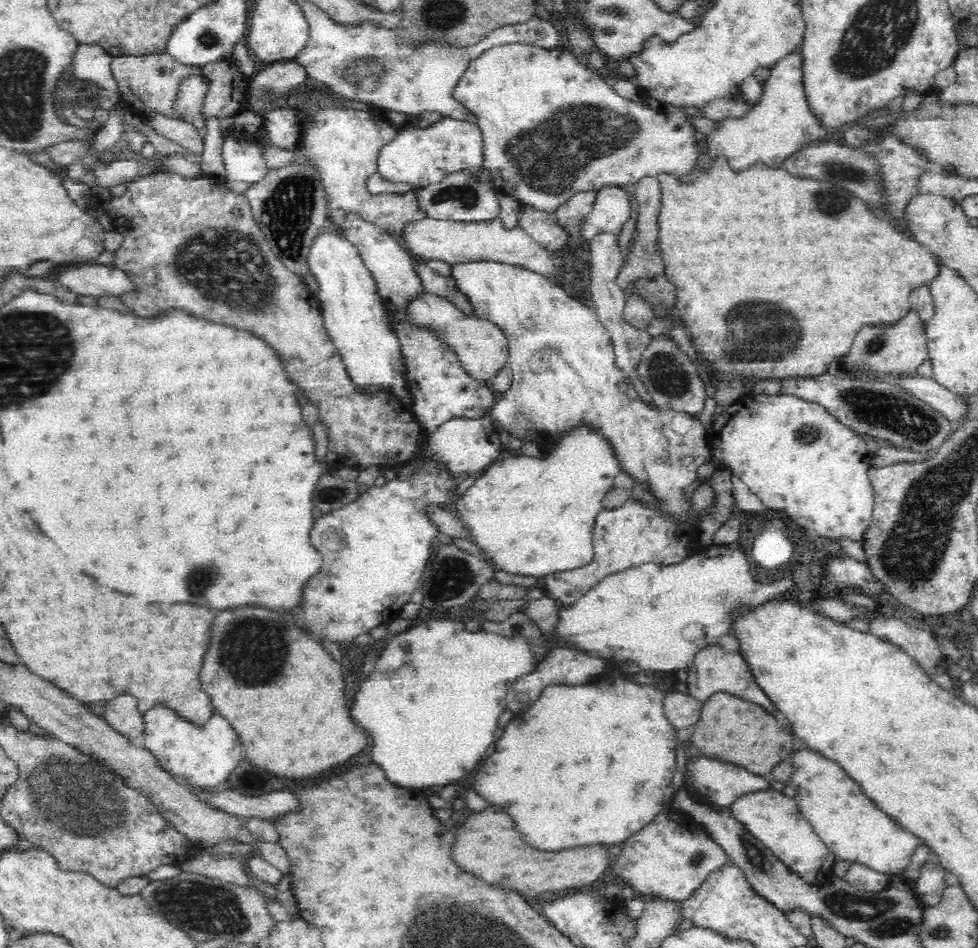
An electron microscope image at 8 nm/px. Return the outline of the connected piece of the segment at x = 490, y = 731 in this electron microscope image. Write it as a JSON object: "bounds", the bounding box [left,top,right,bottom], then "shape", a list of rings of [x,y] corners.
{"bounds":[350,620,539,791],"shape":[[[430,620],[430,622],[424,622],[420,626],[409,628],[408,632],[404,631],[402,634],[392,636],[392,640],[387,642],[385,649],[376,659],[374,669],[369,678],[358,686],[358,692],[354,696],[354,704],[350,708],[350,716],[354,718],[354,722],[362,728],[364,734],[368,734],[372,738],[372,758],[386,772],[388,780],[398,784],[398,786],[402,786],[402,788],[421,789],[424,791],[429,790],[433,786],[452,784],[452,782],[464,778],[468,772],[472,772],[474,766],[478,764],[478,760],[484,758],[484,754],[488,752],[490,744],[494,744],[494,730],[498,726],[500,714],[506,708],[506,694],[508,694],[508,690],[514,685],[514,681],[517,678],[530,674],[539,664],[538,659],[536,659],[536,653],[532,651],[533,649],[528,640],[520,636],[502,636],[495,632],[488,632],[481,627],[468,628],[466,630],[464,624],[454,622],[454,620]]]}

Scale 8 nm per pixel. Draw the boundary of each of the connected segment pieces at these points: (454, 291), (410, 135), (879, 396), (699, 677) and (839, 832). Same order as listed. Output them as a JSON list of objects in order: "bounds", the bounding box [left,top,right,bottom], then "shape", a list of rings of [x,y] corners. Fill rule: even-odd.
[{"bounds":[415,264,474,316],"shape":[[[418,264],[415,267],[417,274],[422,279],[422,285],[424,285],[424,292],[441,296],[446,300],[449,300],[452,304],[456,305],[460,310],[464,311],[468,316],[474,316],[474,307],[468,296],[462,294],[456,286],[454,277],[440,276],[436,272],[433,272],[426,264]]]},{"bounds":[377,116,483,189],"shape":[[[444,116],[432,124],[410,119],[398,136],[382,147],[377,171],[392,182],[408,182],[414,189],[439,183],[446,175],[468,167],[483,166],[483,138],[477,123]]]},{"bounds":[750,373,954,453],"shape":[[[830,373],[818,376],[762,379],[750,393],[765,395],[794,395],[811,403],[821,404],[842,424],[859,434],[870,434],[882,443],[919,453],[934,453],[954,430],[954,423],[902,387],[888,381],[862,381],[840,378]]]},{"bounds":[686,643,778,714],"shape":[[[719,643],[709,644],[704,647],[700,652],[696,653],[694,662],[688,670],[688,676],[686,676],[686,688],[688,688],[688,694],[706,702],[712,694],[716,692],[730,692],[734,696],[740,696],[744,700],[750,700],[754,704],[760,704],[764,706],[770,714],[778,714],[778,710],[774,708],[774,704],[768,700],[768,696],[762,692],[762,688],[756,684],[756,679],[748,667],[748,663],[744,661],[744,655],[740,650],[727,652]]]},{"bounds":[783,749,921,874],"shape":[[[794,749],[792,760],[794,772],[785,783],[783,793],[795,800],[798,810],[814,826],[835,858],[860,863],[884,874],[901,874],[910,864],[914,849],[921,844],[919,838],[902,830],[890,816],[878,810],[837,763],[808,749],[798,752]]]}]

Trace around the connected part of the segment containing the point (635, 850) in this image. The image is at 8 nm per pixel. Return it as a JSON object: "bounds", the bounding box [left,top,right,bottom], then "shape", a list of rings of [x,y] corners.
{"bounds":[612,808,729,902],"shape":[[[668,808],[662,809],[653,822],[624,842],[620,856],[612,866],[614,874],[621,878],[621,882],[625,886],[630,886],[643,900],[652,898],[665,898],[676,902],[686,900],[696,892],[696,889],[706,880],[707,876],[710,876],[711,872],[721,869],[729,862],[725,850],[716,844],[712,837],[707,835],[707,832],[692,832],[691,834],[690,822],[684,820],[686,824],[682,824],[680,820],[682,820],[680,814],[672,816],[672,813],[668,812]]]}

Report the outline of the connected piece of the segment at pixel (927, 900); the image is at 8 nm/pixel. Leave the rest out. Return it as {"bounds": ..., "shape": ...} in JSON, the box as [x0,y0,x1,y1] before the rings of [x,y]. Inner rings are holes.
{"bounds":[911,861,947,908],"shape":[[[926,861],[926,864],[922,865],[919,877],[911,882],[915,896],[924,908],[933,907],[941,901],[944,889],[947,887],[944,872],[941,864]]]}

